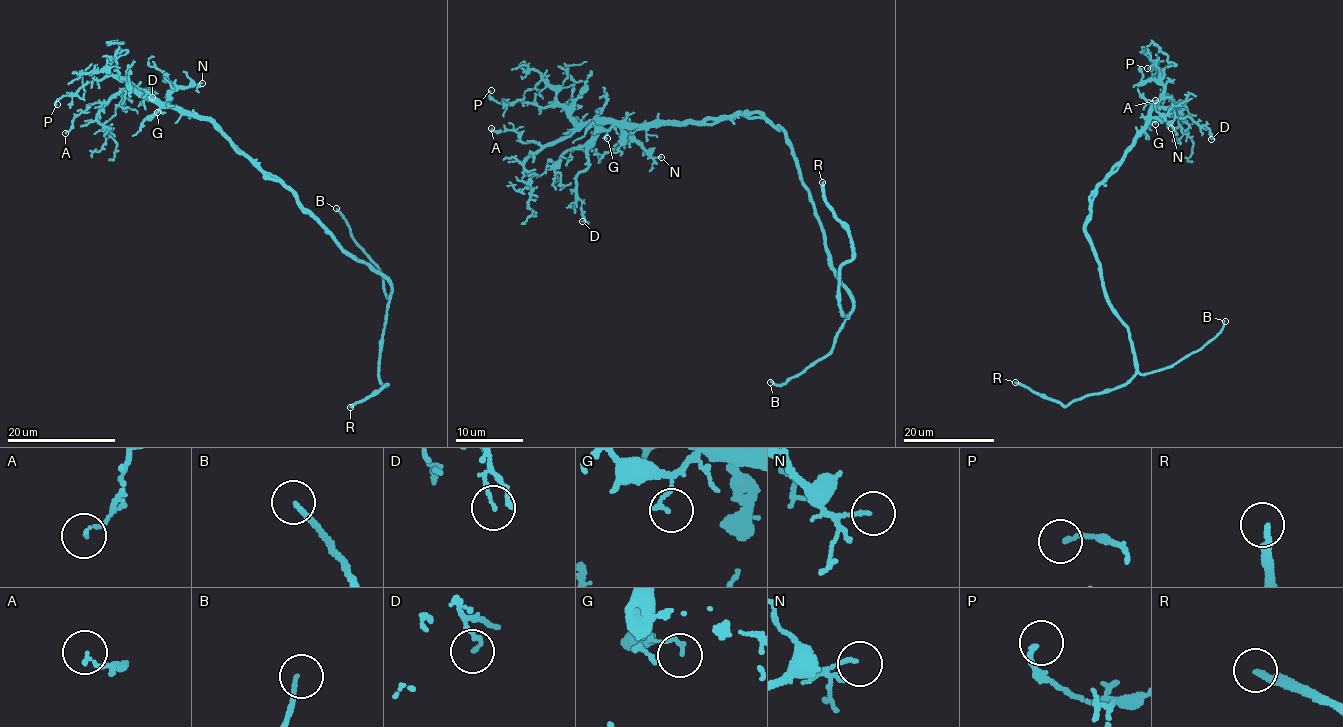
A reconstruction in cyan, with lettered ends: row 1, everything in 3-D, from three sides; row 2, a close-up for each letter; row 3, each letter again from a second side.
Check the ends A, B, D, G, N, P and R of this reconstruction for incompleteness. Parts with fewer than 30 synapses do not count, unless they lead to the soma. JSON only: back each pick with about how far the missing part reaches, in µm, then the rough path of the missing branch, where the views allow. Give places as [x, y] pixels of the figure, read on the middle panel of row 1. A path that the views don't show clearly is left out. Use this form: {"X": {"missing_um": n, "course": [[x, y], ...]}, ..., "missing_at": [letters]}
{"B": {"missing_um": 40, "course": [[770, 382], [756, 376], [719, 394], [638, 404], [635, 400], [639, 388], [632, 376], [618, 365], [608, 344]]}, "R": {"missing_um": 80}, "missing_at": ["B", "R"]}

